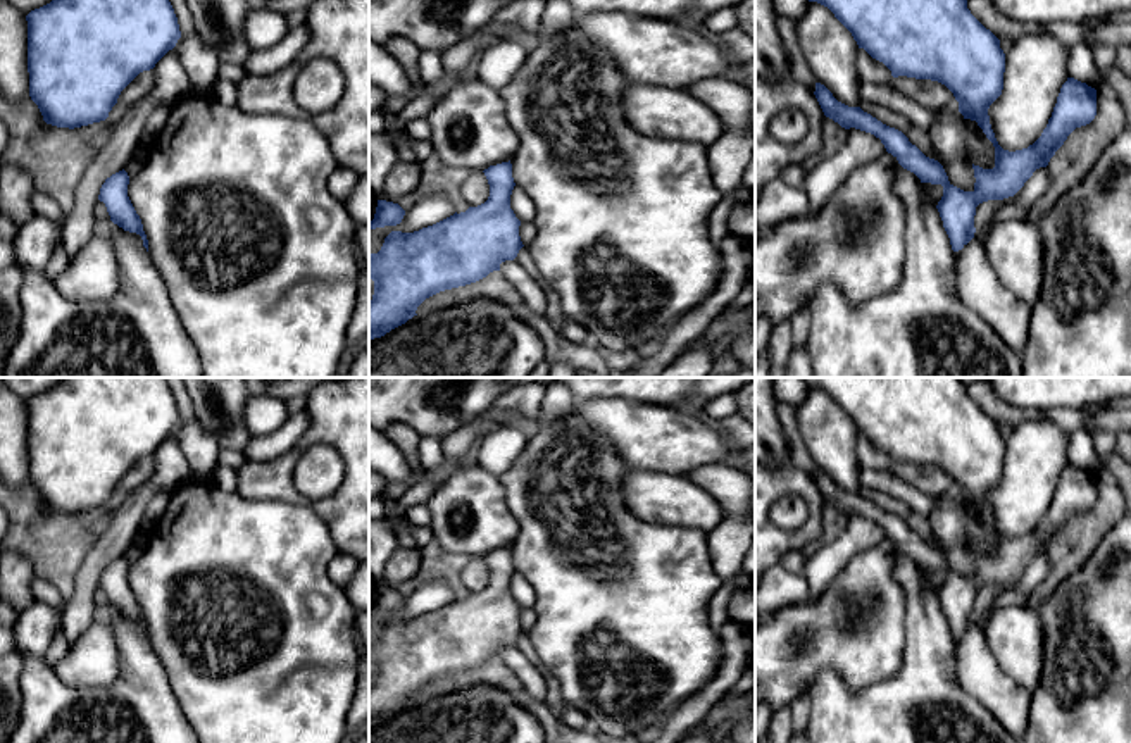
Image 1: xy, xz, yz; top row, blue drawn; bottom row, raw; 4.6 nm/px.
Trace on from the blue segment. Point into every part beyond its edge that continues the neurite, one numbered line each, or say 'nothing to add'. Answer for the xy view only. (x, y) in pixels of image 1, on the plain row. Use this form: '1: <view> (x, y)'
nothing to add

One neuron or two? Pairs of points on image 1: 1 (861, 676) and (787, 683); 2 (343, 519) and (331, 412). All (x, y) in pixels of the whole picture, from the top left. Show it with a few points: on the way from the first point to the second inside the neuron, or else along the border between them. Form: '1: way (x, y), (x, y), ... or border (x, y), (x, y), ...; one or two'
1: way (842, 661), (809, 661), (806, 664); one
2: way (350, 493), (350, 438); one

